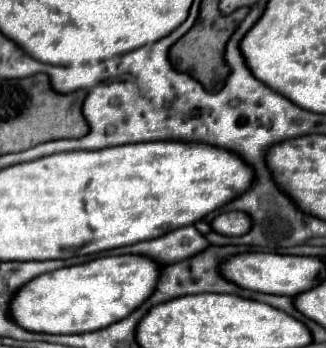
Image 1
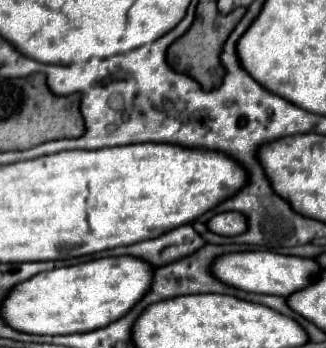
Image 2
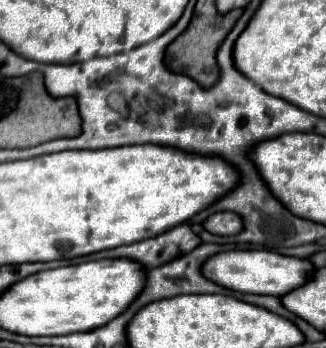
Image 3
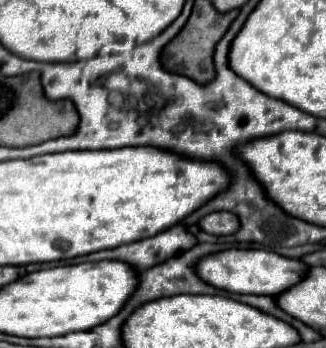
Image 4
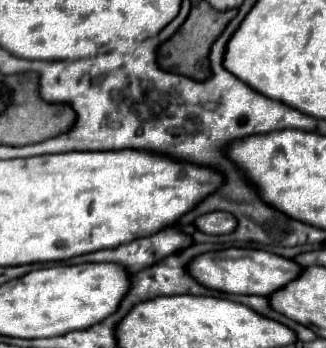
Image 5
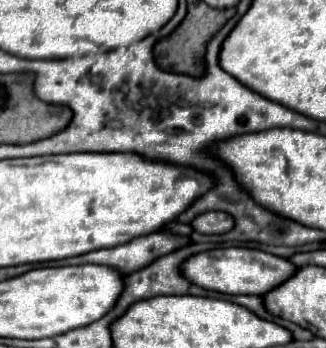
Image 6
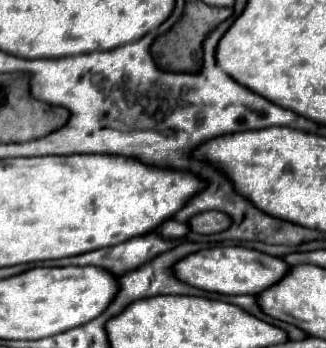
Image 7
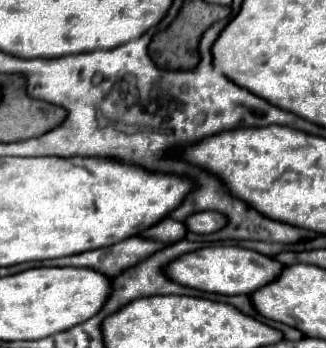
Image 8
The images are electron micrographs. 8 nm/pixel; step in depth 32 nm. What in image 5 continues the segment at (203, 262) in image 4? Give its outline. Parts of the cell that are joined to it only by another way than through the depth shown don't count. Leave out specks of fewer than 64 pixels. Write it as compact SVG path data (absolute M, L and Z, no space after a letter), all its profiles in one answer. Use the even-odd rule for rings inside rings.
M226 248L216 252L206 252L204 256L192 258L192 274L206 288L226 292L226 294L258 294L268 296L278 288L292 282L302 268L288 258L276 256L272 252L254 250L254 248Z

